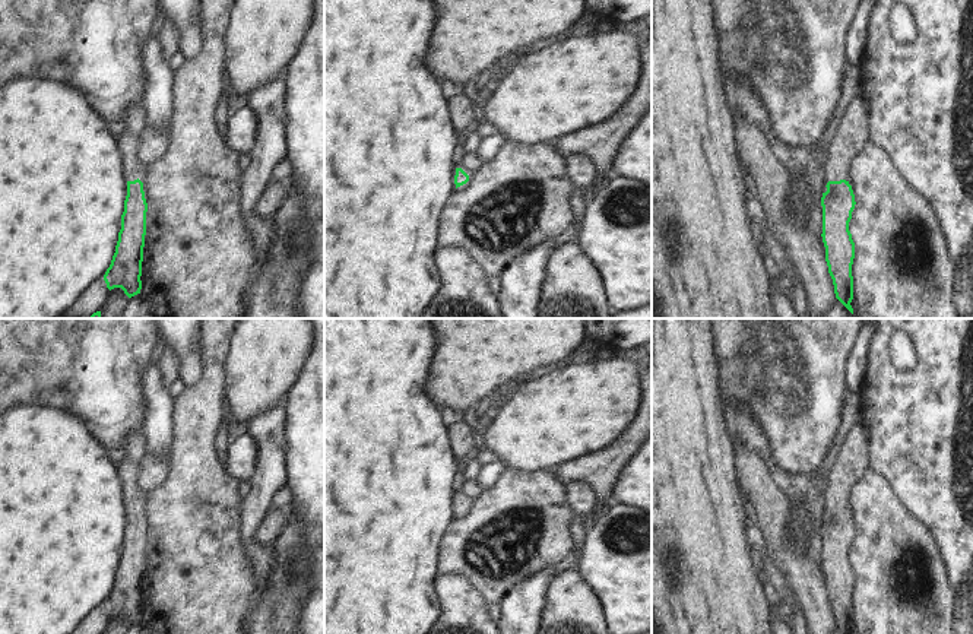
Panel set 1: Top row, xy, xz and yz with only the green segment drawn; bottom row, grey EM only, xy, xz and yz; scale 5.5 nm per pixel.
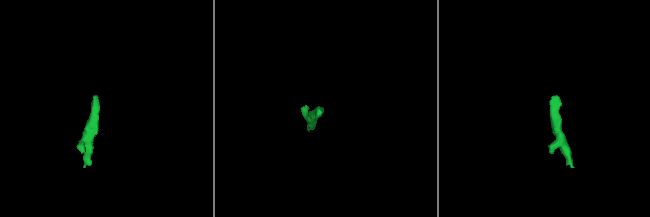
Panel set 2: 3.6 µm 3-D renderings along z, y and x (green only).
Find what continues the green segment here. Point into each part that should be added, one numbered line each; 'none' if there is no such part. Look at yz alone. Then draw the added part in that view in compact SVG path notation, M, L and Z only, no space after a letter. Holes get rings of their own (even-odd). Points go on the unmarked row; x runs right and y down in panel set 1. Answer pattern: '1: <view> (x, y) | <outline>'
1: yz (853, 459) | M859 421L849 431L840 454L828 472L825 489L828 505L833 508L844 507L852 486L869 466L869 434Z

